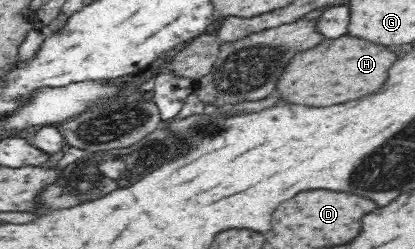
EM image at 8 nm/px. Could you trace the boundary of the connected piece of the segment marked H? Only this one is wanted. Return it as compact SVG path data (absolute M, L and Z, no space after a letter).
M345 35L339 39L327 39L321 45L303 51L301 55L297 55L297 59L289 63L287 71L281 77L279 91L283 99L291 103L313 107L353 101L381 89L387 83L389 71L397 63L397 59L399 55L391 47L371 43L359 37Z

